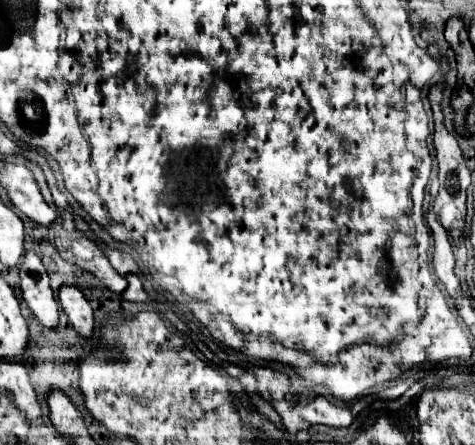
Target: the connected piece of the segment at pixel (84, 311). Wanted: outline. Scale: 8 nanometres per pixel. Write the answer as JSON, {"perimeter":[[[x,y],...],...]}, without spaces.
{"perimeter":[[[62,287],[60,303],[62,303],[70,323],[78,331],[78,335],[82,335],[84,339],[90,339],[92,327],[94,327],[94,311],[92,311],[90,303],[86,301],[86,297],[76,287]]]}

